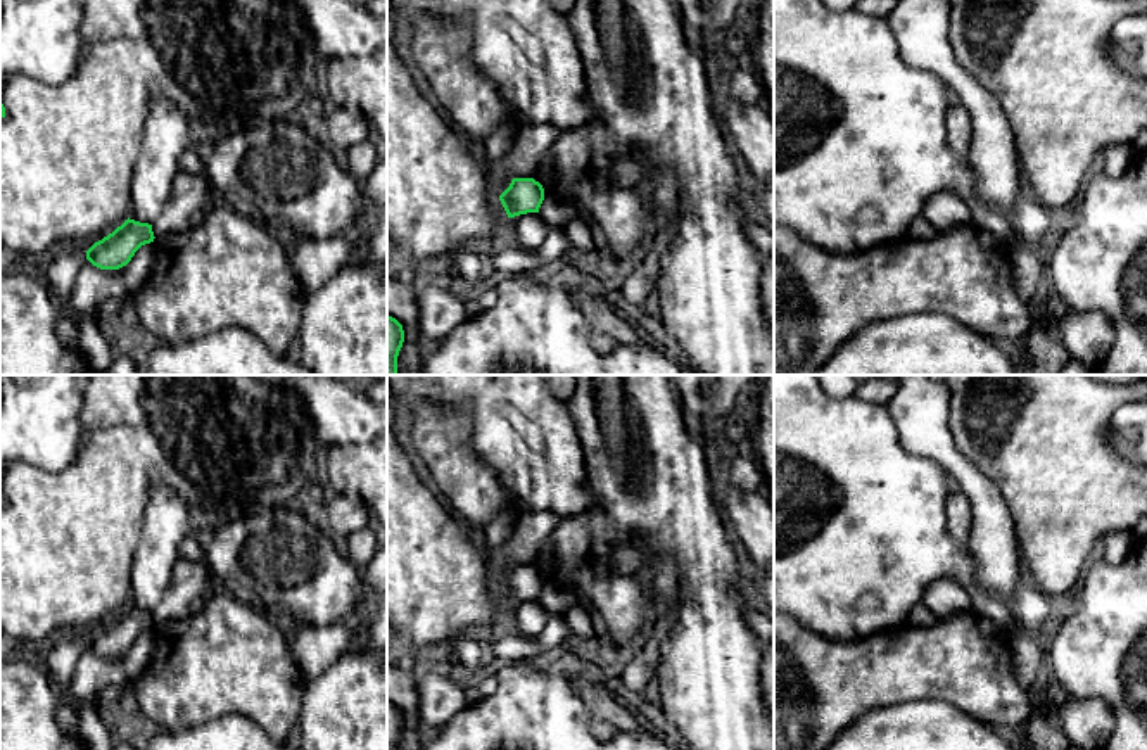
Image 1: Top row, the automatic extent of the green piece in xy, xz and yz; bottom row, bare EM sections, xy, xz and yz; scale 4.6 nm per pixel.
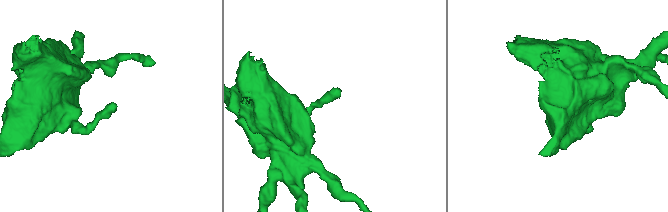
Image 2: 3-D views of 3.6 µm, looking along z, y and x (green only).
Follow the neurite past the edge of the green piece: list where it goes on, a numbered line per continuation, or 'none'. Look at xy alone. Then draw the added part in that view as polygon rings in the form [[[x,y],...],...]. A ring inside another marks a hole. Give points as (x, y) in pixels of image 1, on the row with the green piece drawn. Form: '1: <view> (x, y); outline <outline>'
none

